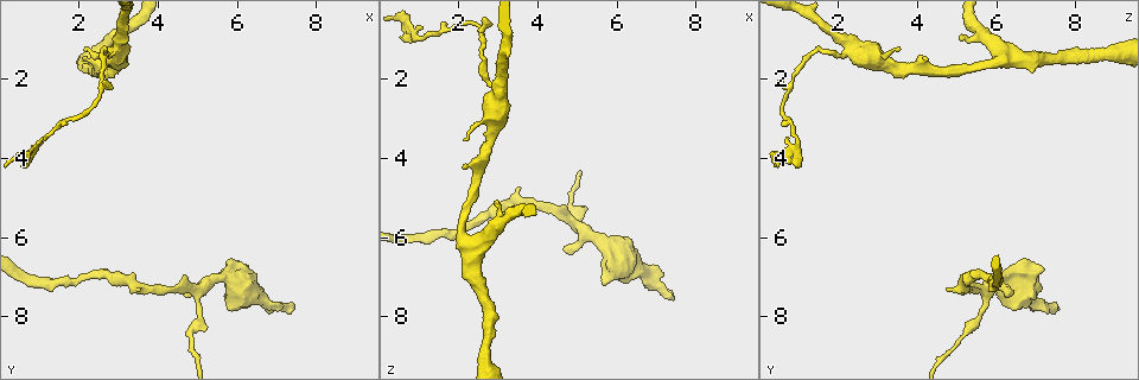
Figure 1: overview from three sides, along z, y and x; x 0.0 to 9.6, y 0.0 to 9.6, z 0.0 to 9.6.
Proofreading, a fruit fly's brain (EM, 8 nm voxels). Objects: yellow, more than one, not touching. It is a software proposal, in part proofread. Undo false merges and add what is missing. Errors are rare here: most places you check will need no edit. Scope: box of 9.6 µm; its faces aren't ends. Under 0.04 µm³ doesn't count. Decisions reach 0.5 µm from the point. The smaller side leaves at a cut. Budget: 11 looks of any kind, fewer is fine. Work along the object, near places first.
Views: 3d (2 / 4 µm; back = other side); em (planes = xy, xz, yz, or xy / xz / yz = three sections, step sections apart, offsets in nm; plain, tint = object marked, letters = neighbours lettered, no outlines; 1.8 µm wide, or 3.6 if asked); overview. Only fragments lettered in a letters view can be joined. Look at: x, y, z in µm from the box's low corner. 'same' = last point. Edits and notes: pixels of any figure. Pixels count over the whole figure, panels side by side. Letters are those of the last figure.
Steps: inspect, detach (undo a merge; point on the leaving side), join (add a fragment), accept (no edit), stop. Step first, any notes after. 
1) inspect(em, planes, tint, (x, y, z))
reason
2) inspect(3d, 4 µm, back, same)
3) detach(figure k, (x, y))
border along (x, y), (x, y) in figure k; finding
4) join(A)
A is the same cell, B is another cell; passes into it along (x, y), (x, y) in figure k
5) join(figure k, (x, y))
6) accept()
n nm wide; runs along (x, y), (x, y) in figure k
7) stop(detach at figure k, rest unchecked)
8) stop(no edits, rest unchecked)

inspect(3d, 4 µm, (2.95, 0.95, 5.05))
branch stops here

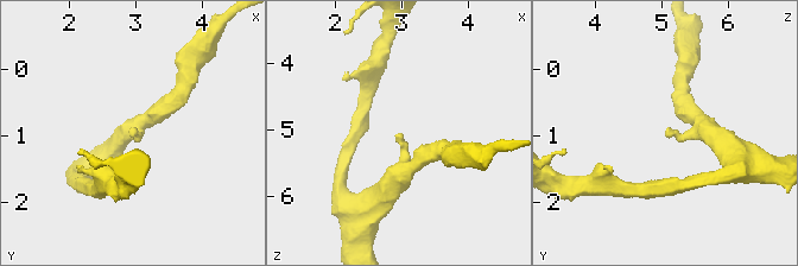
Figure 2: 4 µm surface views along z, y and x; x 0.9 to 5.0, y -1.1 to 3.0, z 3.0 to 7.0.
inspect(em, planes, letters, (2.90, 0.95, 5.05))

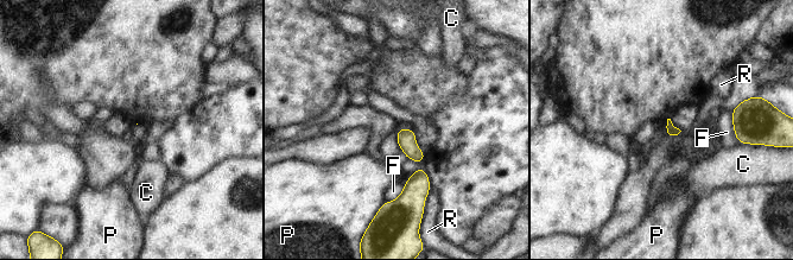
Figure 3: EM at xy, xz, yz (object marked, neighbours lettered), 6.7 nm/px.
accept()
C, F, P and R are other cells; border along (740, 143), (743, 144) in figure 3; none of them fits

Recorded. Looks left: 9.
inspect(em, planes, letters, (3.55, 7.25, 4.75))
free end

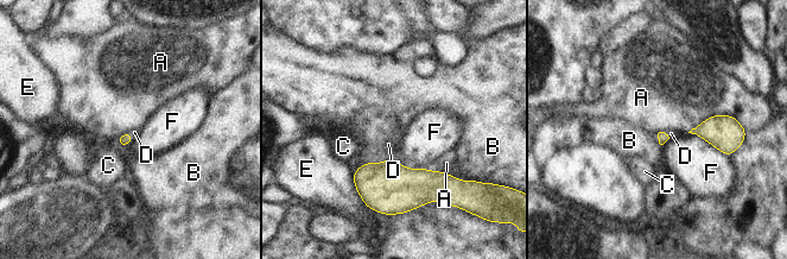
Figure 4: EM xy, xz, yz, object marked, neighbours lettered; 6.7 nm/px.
join(figure 4, (671, 133))
D is the same cell, A, B, C, E and F are other cells; passes into it along (662, 137), (664, 132), (671, 133) in figure 4; the cell continues

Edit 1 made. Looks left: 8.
inspect(overview)

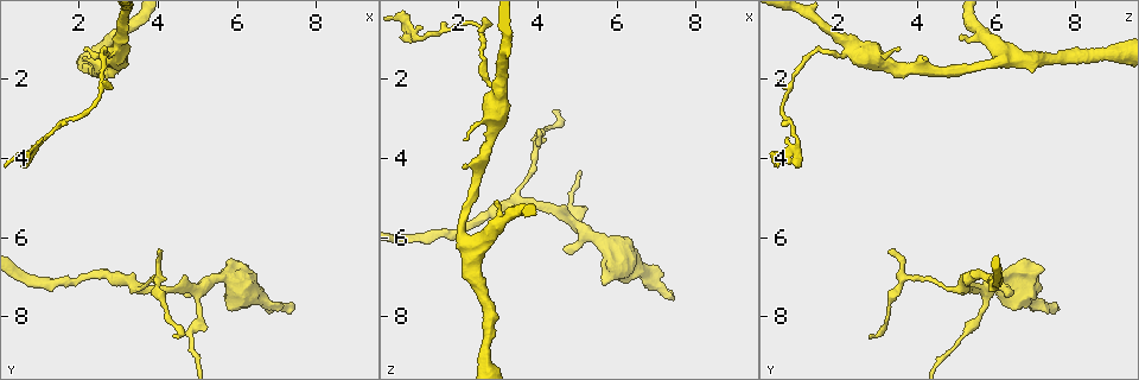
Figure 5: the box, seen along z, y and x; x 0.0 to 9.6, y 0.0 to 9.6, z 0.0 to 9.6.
inspect(3d, 4 µm, (4.00, 6.45, 3.25))
tapers out

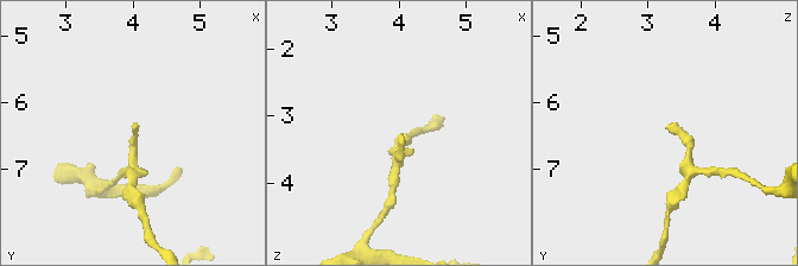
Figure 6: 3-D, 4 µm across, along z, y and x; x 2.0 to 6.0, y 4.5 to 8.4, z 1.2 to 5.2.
inspect(em, xy, step 16, tint, (4.05, 6.40, 3.30))

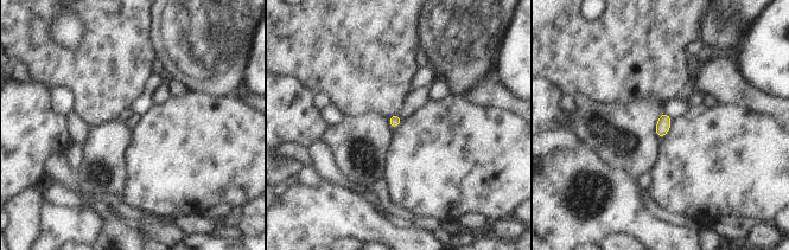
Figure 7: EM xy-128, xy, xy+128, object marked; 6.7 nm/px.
inspect(em, planes, letters, same)

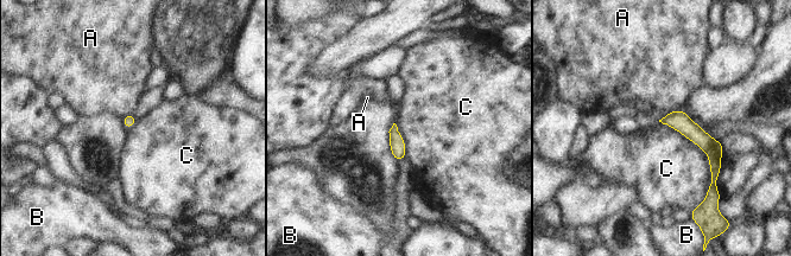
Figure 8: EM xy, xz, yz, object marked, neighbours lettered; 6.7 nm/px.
accept()
A, B and C are other cells; border along (658, 121), (708, 157), (703, 200) in figure 8; no lettered fragment goes on from it

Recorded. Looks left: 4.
inspect(3d, 4 µm, back, (5.05, 7.25, 5.75))
three-way junction

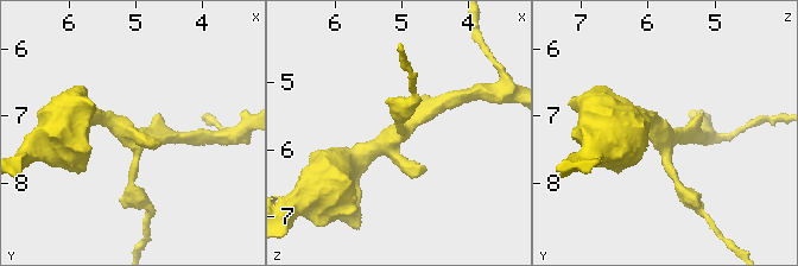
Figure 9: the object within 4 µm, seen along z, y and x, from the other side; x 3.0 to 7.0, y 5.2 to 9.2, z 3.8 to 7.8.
inspect(em, planes, plain, (5.10, 7.30, 5.75))
shape alone is not enough

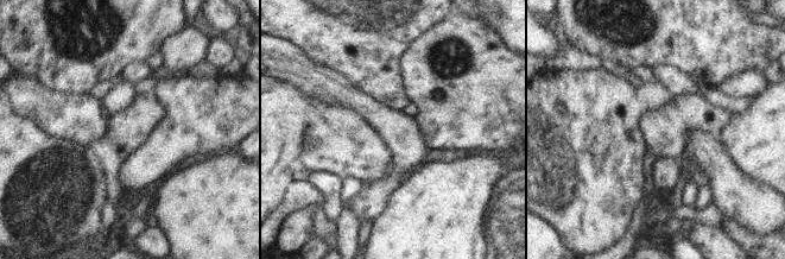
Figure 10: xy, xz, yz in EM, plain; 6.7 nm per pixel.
inspect(em, planes, letters, same)

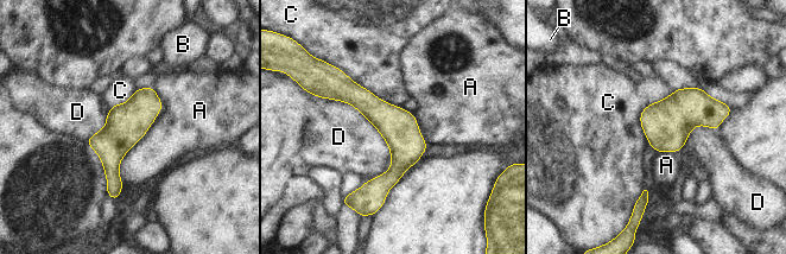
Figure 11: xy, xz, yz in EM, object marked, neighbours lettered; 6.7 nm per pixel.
accept()
A touches over 700 nm; A, B, C and D are other cells; runs along (342, 75), (398, 135), (380, 194) in figure 11; all the same cell

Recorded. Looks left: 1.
stop(join at figure 4, rest unchecked)

